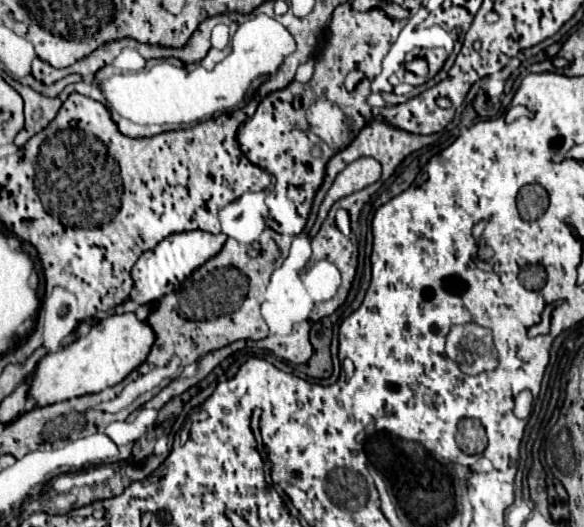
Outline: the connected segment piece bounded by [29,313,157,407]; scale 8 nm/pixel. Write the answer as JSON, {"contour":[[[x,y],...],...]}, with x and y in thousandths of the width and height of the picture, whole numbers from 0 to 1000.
{"contour":[[[231,594],[187,598],[183,605],[173,605],[170,613],[163,613],[142,643],[132,643],[128,651],[115,655],[98,674],[80,670],[67,685],[50,723],[53,727],[50,753],[60,757],[67,772],[74,772],[122,753],[166,746],[180,734],[200,731],[252,681],[265,643],[269,639],[262,624],[255,624],[255,613],[238,609]]]}

